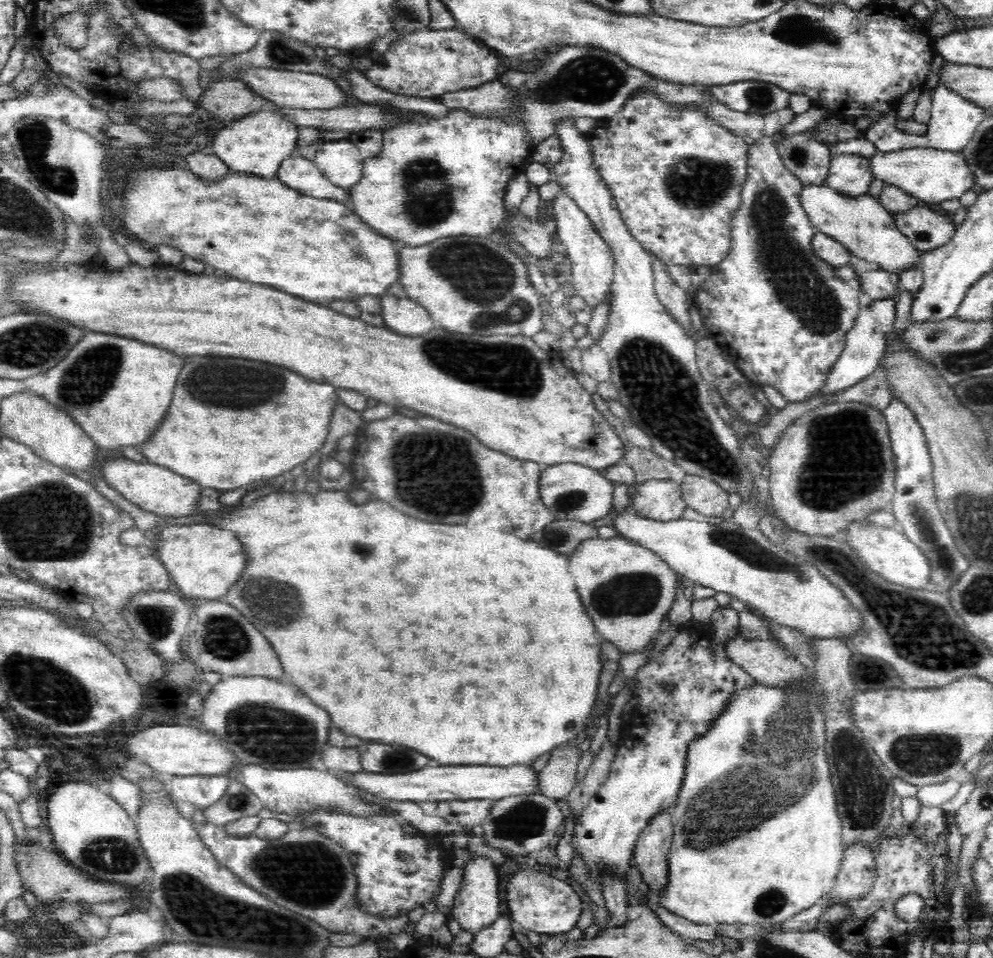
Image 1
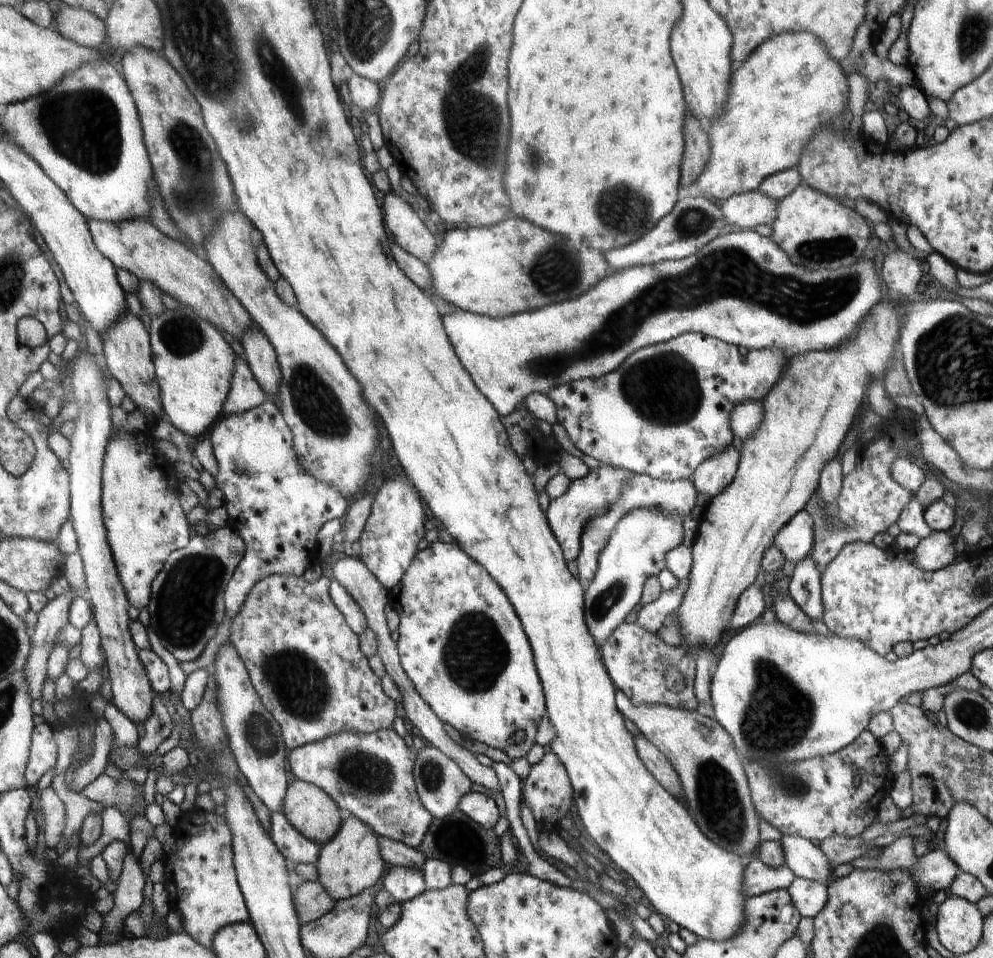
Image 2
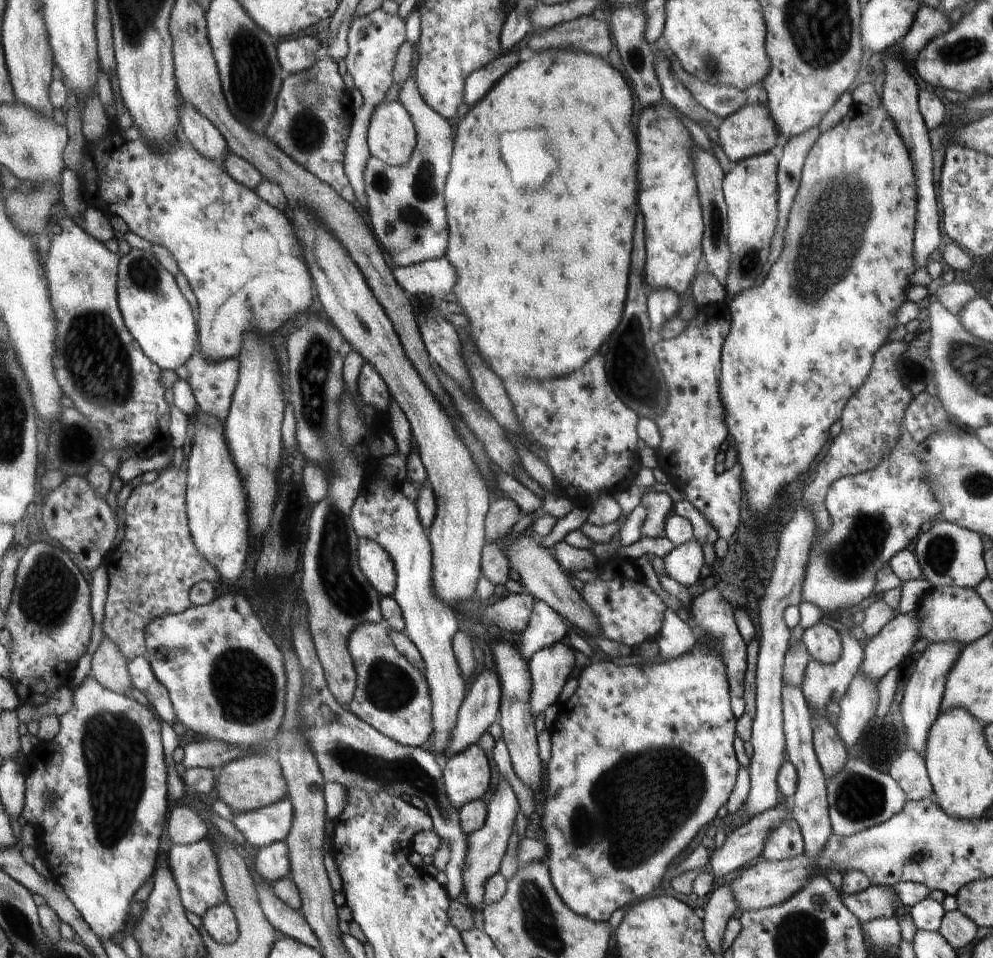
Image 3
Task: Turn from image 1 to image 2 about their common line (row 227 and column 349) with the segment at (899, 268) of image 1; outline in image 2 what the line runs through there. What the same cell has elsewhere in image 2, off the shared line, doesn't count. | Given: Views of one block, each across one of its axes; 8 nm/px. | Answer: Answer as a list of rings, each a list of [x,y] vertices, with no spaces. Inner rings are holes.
[[[344,814],[340,832],[322,846],[316,866],[318,881],[327,888],[334,900],[343,900],[375,887],[384,874],[386,861],[376,831],[356,816]]]

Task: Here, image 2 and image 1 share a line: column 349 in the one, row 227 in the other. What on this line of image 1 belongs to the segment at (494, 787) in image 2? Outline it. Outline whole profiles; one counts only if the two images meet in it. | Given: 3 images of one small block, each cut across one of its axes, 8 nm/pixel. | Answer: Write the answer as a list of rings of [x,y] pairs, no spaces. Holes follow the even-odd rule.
[[[558,192],[549,205],[552,206],[555,214],[558,238],[566,246],[566,256],[571,260],[573,274],[570,281],[573,288],[590,308],[598,308],[604,302],[608,290],[611,290],[611,280],[615,267],[611,251],[607,248],[607,244],[600,239],[598,233],[595,232],[594,227],[591,226],[581,208],[566,193]]]

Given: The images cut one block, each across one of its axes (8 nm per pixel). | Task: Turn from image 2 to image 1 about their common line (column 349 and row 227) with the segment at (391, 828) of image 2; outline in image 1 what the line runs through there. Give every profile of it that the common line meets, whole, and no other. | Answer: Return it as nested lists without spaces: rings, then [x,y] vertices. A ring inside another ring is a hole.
[[[813,103],[776,136],[759,138],[748,148],[747,179],[741,188],[741,207],[731,220],[732,241],[728,256],[711,269],[706,281],[694,292],[694,312],[703,320],[708,336],[730,356],[752,384],[759,388],[773,386],[789,402],[807,400],[822,386],[826,372],[841,355],[846,335],[861,310],[860,291],[840,279],[834,266],[815,256],[812,240],[817,231],[801,203],[803,182],[786,168],[778,154],[781,140],[810,131],[829,115],[828,109],[818,108]]]

